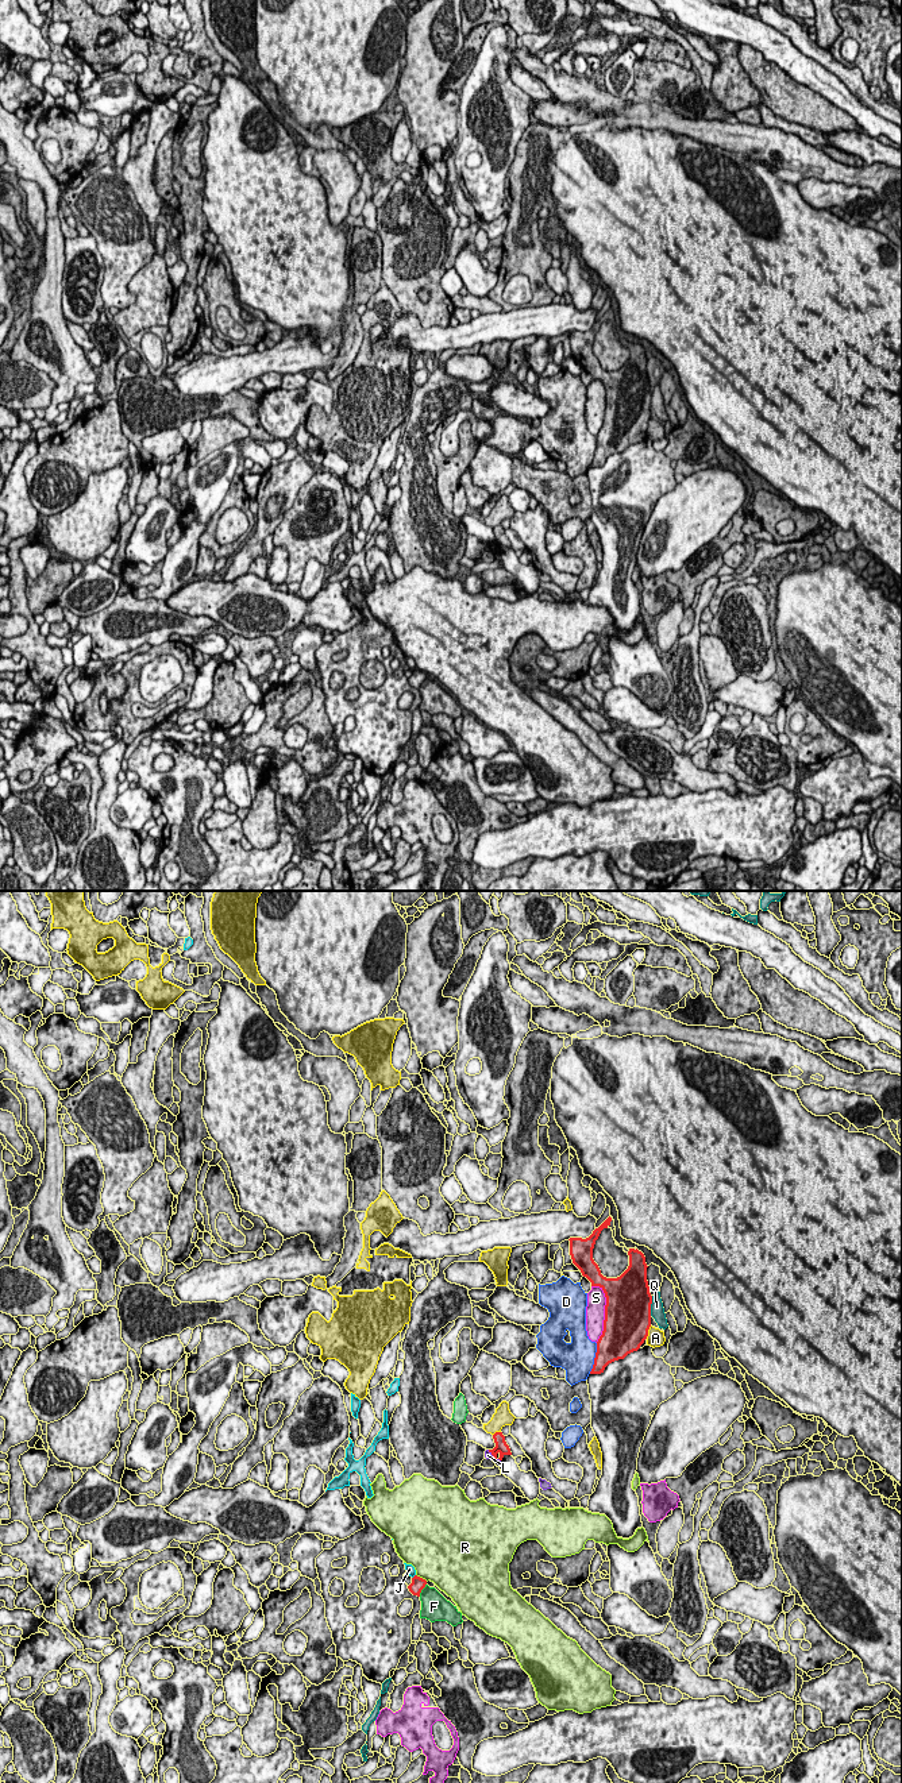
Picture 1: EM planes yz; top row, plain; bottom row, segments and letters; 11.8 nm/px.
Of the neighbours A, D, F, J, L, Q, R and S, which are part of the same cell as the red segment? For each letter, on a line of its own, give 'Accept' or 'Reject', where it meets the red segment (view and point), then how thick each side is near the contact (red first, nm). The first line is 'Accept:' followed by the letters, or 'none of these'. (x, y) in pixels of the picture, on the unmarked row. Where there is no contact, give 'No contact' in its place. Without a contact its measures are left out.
Accept: none of these
A: Reject. Touches red at yz (647, 425). Thickness 500 nm (red) against 200 nm
D: Reject. Touches red at yz (594, 451). Thickness 340 nm (red) against 400 nm
F: Reject. Touches red at yz (421, 682). Thickness 160 nm (red) against 320 nm
J: Reject. Touches red at yz (413, 670). Thickness 160 nm (red) against 100 nm
L: Reject. Touches red at yz (492, 547). Thickness 140 nm (red) against 90 nm
Q: Reject. Touches red at yz (650, 398). Thickness 500 nm (red) against 160 nm
R: Reject. Touches red at yz (421, 671). Thickness 160 nm (red) against 480 nm
S: Reject. Touches red at yz (605, 404). Thickness 500 nm (red) against 220 nm

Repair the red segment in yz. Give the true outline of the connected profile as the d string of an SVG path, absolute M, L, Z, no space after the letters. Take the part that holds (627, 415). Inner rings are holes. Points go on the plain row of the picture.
M609 309L586 331L570 331L573 356L591 379L600 379L606 390L604 424L597 435L597 445L590 467L601 467L605 460L628 447L637 444L651 420L652 389L647 374L645 350L637 341L629 341L629 359L617 371L601 367L593 352L593 341L601 324L610 319Z

